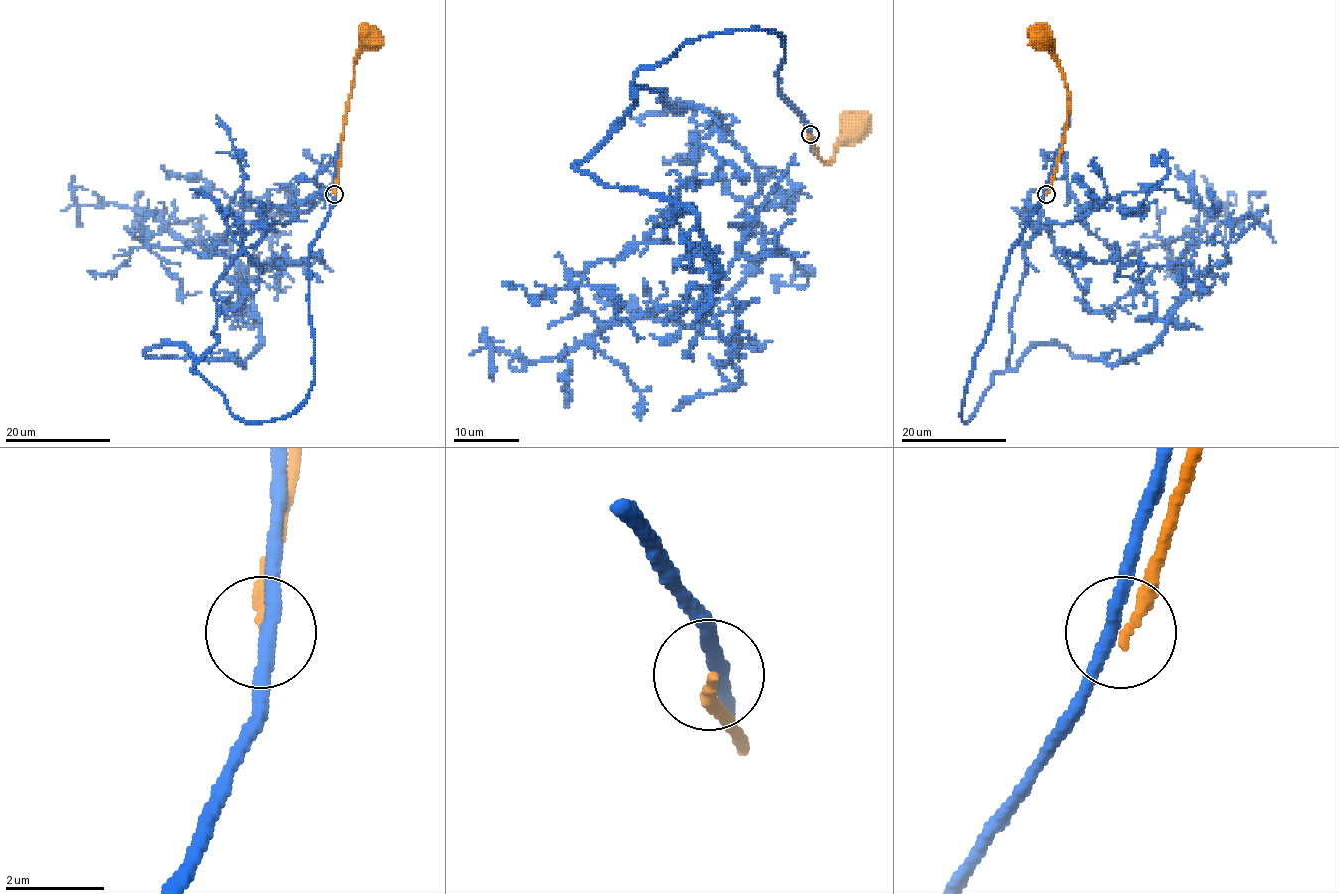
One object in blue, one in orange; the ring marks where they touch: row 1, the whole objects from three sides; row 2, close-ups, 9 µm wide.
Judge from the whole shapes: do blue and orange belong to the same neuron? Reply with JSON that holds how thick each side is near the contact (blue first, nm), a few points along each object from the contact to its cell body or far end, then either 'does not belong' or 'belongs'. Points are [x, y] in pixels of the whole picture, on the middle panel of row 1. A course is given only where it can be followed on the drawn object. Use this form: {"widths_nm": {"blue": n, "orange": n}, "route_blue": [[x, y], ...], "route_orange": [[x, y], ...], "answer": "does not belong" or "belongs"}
{"widths_nm": {"blue": 280, "orange": 260}, "route_blue": [[810, 134], [779, 34], [643, 67], [574, 167], [717, 275], [602, 324], [663, 165]], "route_orange": [[810, 134], [817, 153], [823, 162], [828, 162], [846, 124]], "answer": "does not belong"}

